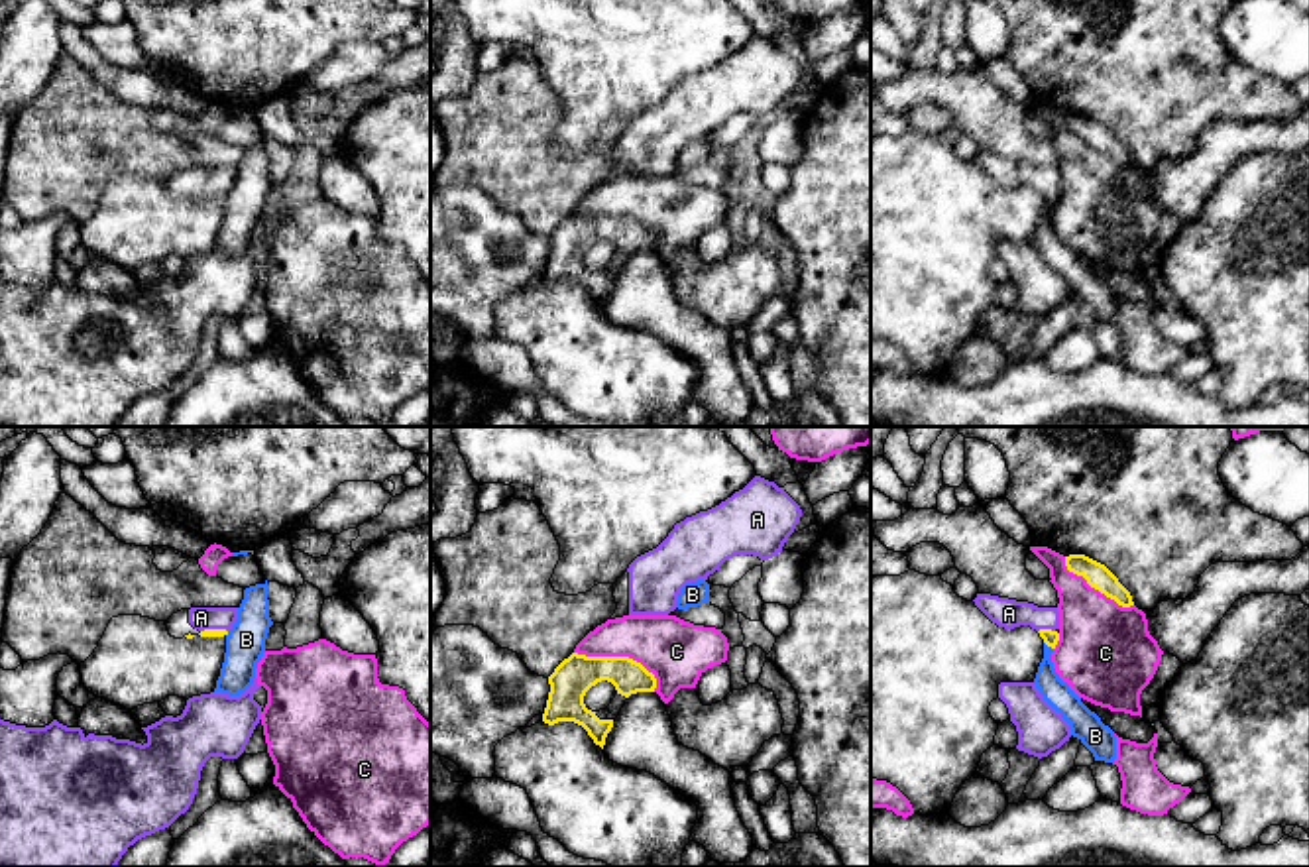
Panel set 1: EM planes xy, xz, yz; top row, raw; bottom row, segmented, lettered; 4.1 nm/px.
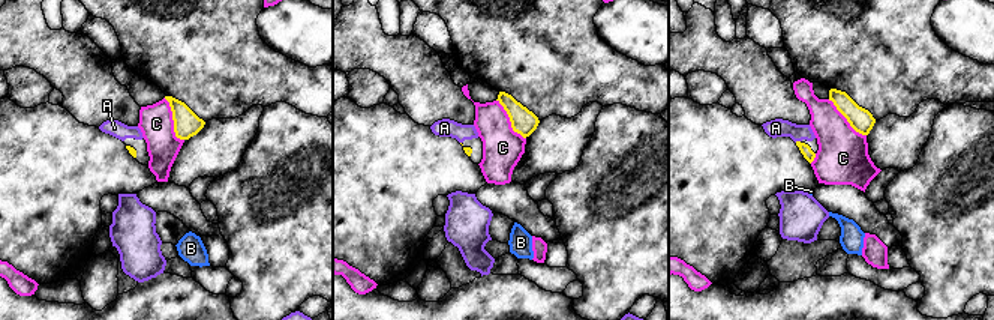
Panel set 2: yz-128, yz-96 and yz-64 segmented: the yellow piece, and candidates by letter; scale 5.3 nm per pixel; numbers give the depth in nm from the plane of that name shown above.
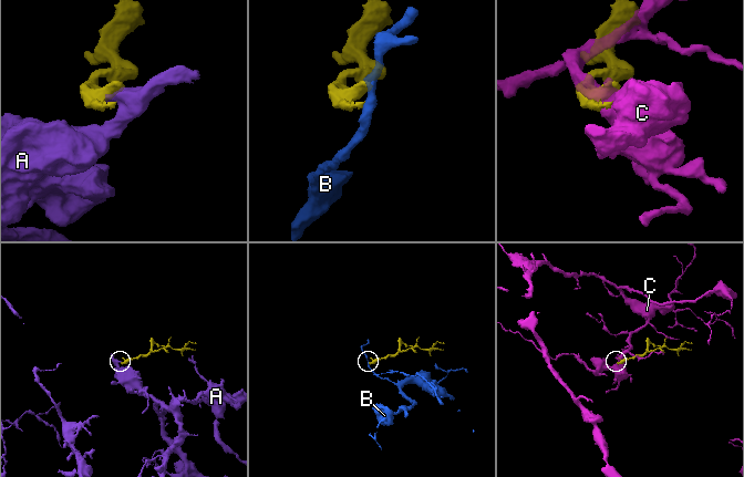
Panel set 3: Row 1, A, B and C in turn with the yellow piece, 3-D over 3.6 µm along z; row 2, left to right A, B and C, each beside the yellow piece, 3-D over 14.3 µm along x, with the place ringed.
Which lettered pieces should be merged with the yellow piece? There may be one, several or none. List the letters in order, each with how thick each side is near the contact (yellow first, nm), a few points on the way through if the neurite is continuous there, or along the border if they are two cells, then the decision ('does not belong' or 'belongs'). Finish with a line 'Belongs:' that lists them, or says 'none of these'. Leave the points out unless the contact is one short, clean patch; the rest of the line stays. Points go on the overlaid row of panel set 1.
A: 70 nm thick on the yellow side, 120 nm on the other; belongs
B: 70 nm thick on the yellow side, 110 nm on the other; border along yz (1044, 641), (1052, 649); does not belong
C: 160 nm thick on the yellow side, 260 nm on the other; does not belong
Belongs: A

